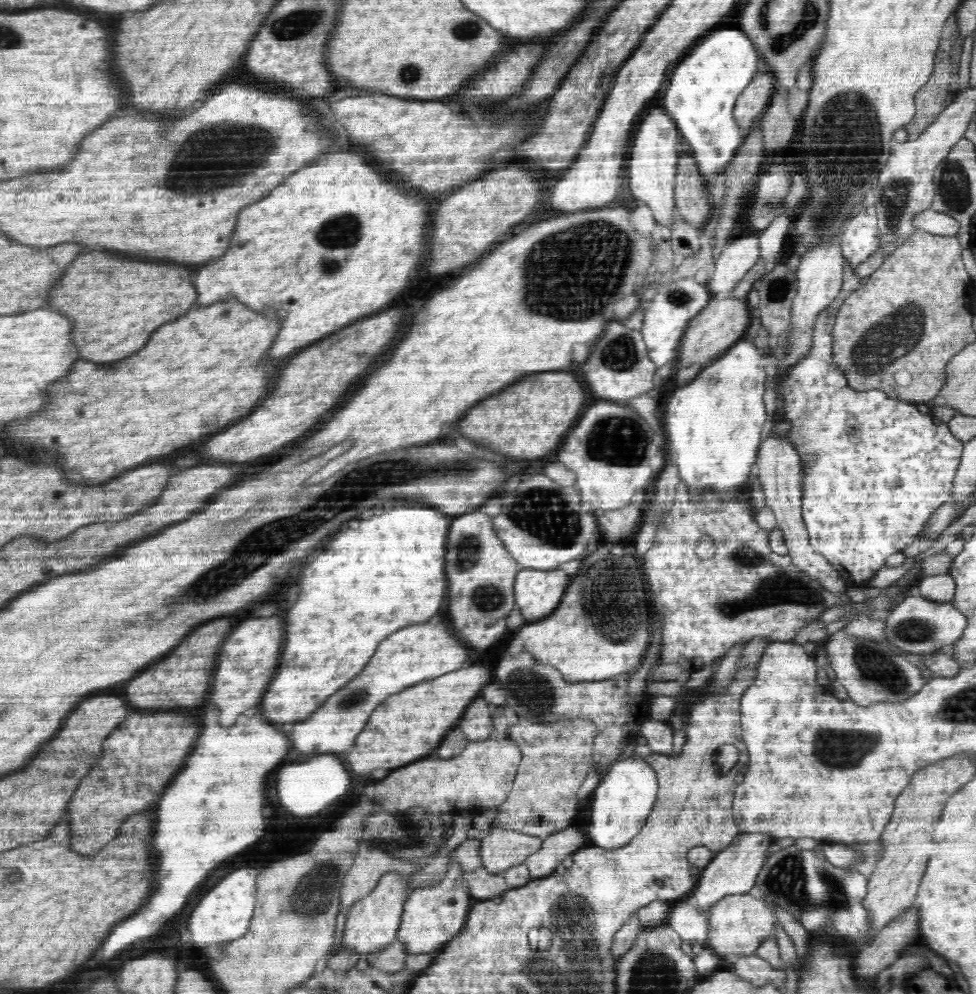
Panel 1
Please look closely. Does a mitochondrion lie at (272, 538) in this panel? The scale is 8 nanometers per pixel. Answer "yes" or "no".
yes

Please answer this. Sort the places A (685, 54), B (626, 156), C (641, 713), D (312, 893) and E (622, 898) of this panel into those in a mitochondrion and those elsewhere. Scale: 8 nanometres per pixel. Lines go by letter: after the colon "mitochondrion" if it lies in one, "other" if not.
A: other
B: other
C: other
D: mitochondrion
E: other

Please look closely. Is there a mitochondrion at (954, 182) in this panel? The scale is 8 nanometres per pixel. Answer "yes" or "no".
yes

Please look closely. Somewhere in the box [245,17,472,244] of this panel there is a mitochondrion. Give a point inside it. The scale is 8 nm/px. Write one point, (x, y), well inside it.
(410, 71)

